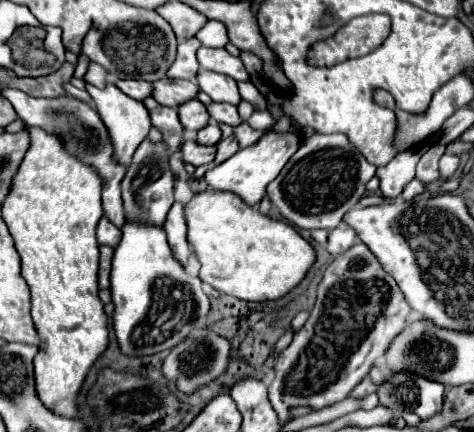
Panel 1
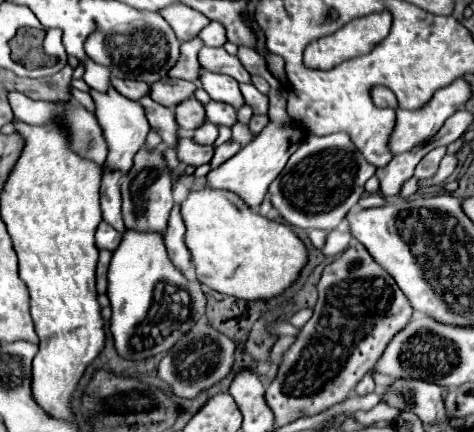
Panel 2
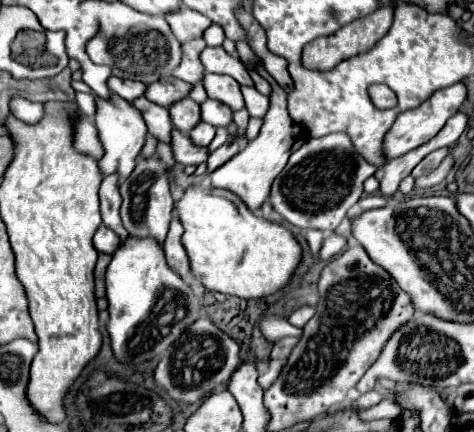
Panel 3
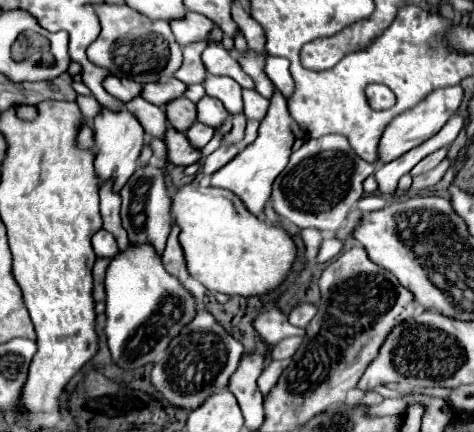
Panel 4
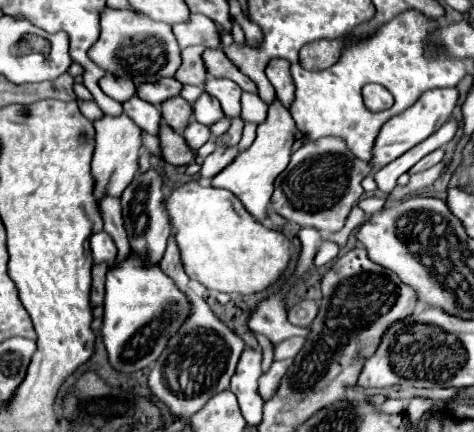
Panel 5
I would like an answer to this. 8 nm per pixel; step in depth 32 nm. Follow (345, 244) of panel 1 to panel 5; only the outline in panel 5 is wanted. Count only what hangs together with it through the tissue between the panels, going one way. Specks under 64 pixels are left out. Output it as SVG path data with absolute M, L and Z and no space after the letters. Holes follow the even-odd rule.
M324 240L324 242L320 244L320 248L318 248L318 254L316 254L316 258L314 258L314 264L316 264L316 266L324 266L324 264L332 262L332 260L338 256L338 252L340 252L340 246L338 246L336 242Z

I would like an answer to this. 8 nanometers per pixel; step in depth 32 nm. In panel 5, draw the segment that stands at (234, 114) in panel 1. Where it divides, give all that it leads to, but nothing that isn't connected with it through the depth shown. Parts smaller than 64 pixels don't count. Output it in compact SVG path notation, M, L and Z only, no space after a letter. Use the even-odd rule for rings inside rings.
M204 92L194 104L194 118L200 122L200 124L206 124L206 126L212 126L216 124L220 118L224 118L224 112L220 108L220 102L216 98L212 98L208 92Z

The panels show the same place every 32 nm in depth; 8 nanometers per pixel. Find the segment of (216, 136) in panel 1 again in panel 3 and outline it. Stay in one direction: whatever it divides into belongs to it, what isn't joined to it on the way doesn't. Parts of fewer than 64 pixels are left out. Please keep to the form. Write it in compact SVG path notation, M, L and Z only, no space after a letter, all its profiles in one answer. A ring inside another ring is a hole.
M200 122L192 132L190 132L190 140L198 146L208 146L216 136L216 128L212 124L204 124Z

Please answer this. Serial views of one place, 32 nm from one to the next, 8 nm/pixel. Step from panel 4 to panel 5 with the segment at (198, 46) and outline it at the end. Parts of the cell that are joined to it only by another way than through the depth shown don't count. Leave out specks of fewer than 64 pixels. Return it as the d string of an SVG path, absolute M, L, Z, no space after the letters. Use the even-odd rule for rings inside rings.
M204 46L184 48L182 50L182 66L174 74L174 78L180 80L182 84L202 86L206 80L206 68L202 62L202 52L204 52Z

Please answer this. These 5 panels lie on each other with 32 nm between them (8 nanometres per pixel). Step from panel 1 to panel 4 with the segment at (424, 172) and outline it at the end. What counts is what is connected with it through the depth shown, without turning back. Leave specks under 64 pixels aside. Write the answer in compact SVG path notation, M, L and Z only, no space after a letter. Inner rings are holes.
M445 148L438 149L437 151L429 154L423 158L416 166L410 171L411 176L416 176L424 171L429 171L430 169L437 166L443 159L447 156L447 150Z

